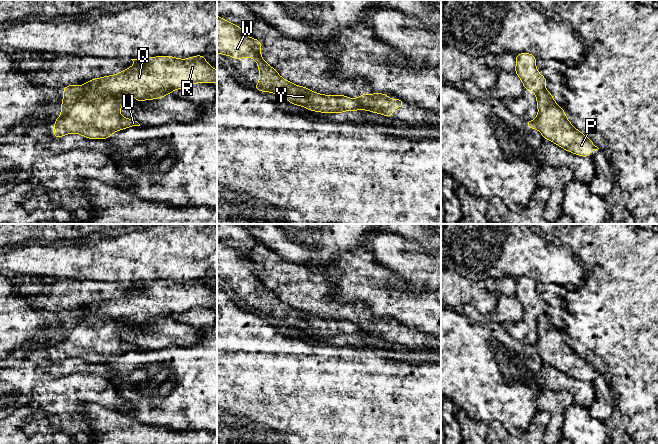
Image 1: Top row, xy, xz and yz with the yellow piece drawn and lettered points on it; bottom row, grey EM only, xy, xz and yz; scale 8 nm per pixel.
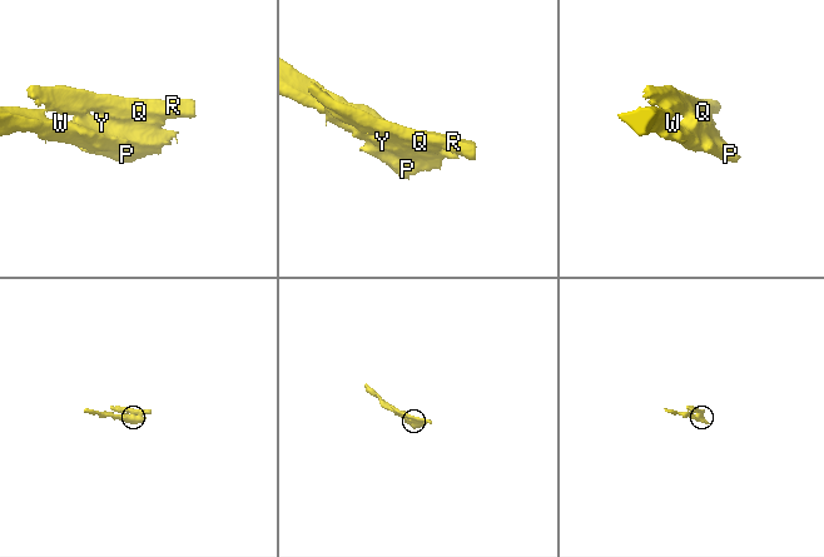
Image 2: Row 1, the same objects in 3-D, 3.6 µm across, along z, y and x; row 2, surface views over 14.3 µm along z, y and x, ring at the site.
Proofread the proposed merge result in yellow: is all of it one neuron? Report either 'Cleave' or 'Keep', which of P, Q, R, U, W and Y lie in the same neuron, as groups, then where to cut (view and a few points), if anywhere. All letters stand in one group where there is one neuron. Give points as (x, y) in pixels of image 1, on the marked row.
Cleave. Groups: P U W Y / Q R. Split along xy (86, 85), (114, 94), (122, 94)

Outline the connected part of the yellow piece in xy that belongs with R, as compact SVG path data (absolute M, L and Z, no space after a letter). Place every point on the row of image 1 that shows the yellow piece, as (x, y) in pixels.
M204 55L188 59L171 56L131 59L135 64L116 75L95 78L84 84L92 89L114 95L129 93L136 101L155 100L171 94L174 89L189 87L194 83L217 83L217 70L205 60Z

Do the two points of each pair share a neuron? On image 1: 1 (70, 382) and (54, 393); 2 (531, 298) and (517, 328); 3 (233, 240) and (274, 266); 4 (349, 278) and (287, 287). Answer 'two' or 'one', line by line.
1: one
2: one
3: two
4: two

